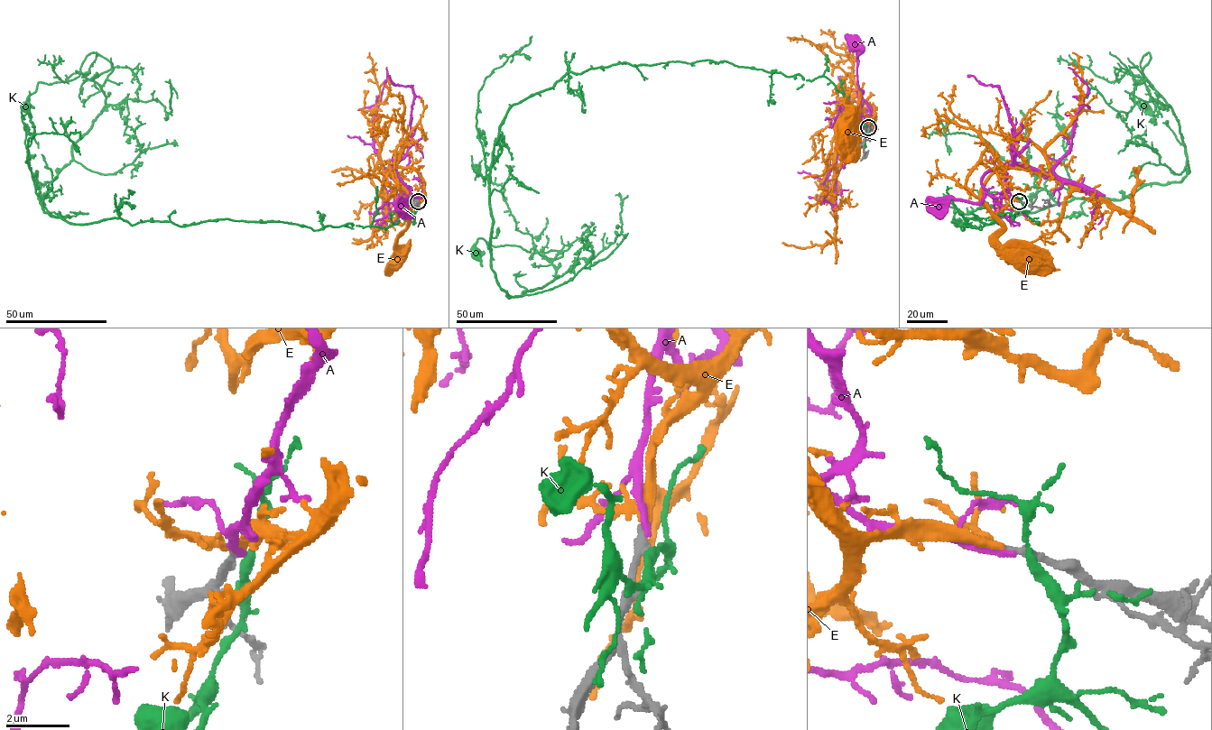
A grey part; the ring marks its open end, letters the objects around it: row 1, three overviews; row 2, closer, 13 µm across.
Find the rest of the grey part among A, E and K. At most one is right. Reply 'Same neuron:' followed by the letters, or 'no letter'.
Same neuron: E

